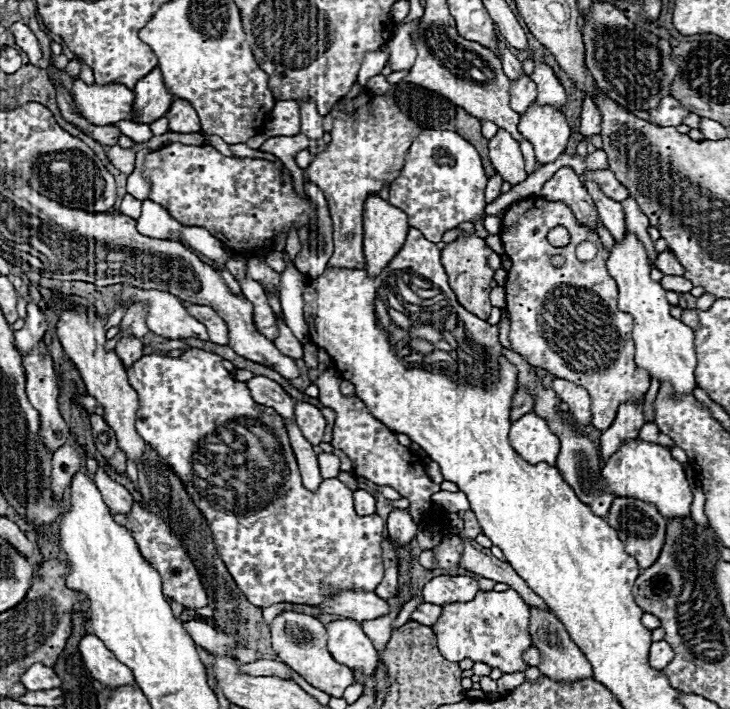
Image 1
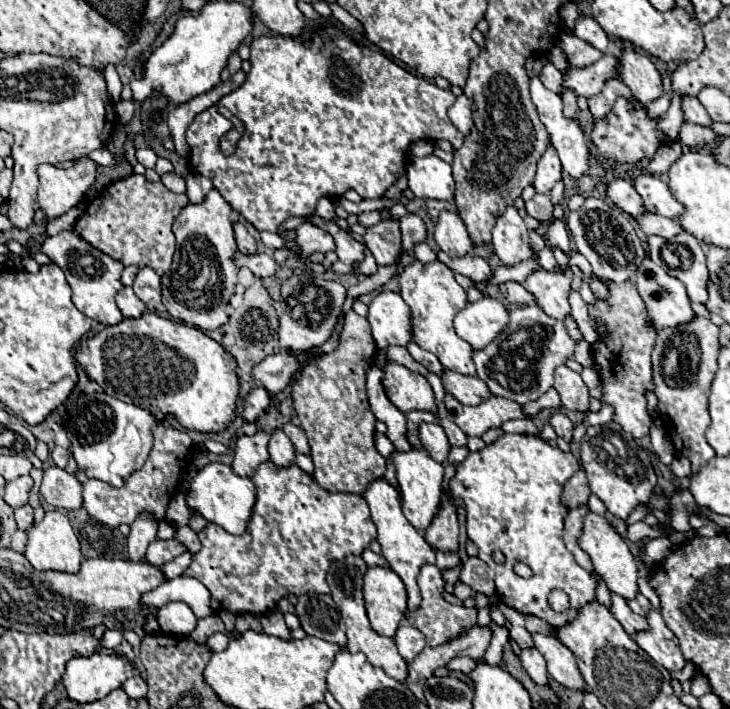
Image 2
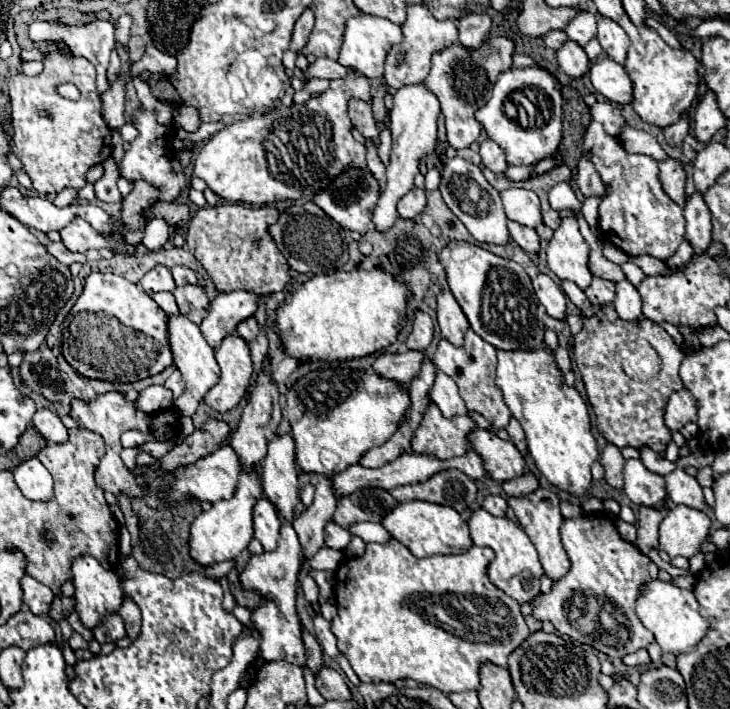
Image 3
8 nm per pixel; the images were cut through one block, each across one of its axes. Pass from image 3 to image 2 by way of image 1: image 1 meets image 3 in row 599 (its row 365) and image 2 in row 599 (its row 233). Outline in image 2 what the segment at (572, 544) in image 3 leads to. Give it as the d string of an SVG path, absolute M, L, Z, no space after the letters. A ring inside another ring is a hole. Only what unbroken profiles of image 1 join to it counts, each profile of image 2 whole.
M502 434L496 442L488 444L480 452L470 452L464 462L456 466L456 474L450 478L450 492L456 498L462 498L466 504L466 530L468 538L478 546L478 558L484 560L492 570L494 570L494 584L496 584L496 594L500 602L506 606L516 608L522 614L532 614L542 620L546 620L550 626L560 628L568 624L570 620L576 618L578 610L594 600L594 590L596 590L596 576L586 572L582 566L574 562L574 556L568 552L562 540L562 528L564 528L564 518L568 510L560 502L562 488L566 480L578 470L578 460L570 452L562 452L560 448L550 446L546 440L540 436L528 436L528 434ZM502 550L506 556L504 564L496 564L492 560L492 552ZM516 562L524 562L526 566L532 568L532 578L522 580L520 576L514 574L512 566ZM552 590L564 590L570 598L570 608L568 612L554 612L548 604L548 596Z

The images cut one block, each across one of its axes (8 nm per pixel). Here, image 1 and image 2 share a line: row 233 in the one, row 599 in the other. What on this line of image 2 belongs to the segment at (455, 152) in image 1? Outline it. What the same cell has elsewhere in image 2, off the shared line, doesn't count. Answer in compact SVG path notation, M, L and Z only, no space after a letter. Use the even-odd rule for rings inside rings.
M426 564L420 570L420 576L418 576L418 586L420 586L422 602L418 604L418 608L414 612L408 612L408 616L406 616L406 620L426 636L426 646L430 646L430 648L444 646L444 644L448 644L448 642L452 642L456 638L462 638L466 632L470 632L476 626L478 608L476 606L472 606L472 608L454 606L454 604L446 602L444 596L442 596L444 584L446 582L442 578L442 572L436 566Z

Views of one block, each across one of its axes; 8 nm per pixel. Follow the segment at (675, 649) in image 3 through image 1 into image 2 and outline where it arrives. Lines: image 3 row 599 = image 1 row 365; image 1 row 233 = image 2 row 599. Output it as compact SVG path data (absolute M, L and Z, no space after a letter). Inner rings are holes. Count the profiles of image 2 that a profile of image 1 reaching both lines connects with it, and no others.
M588 512L584 516L584 528L582 528L582 534L578 538L578 544L592 558L594 570L602 576L602 580L606 582L606 586L608 586L610 592L616 592L616 594L624 596L626 600L630 600L630 598L636 596L636 592L638 592L638 586L636 586L638 568L636 568L634 556L628 550L628 546L622 540L622 536L614 530L614 526L604 516L594 514L594 512Z

